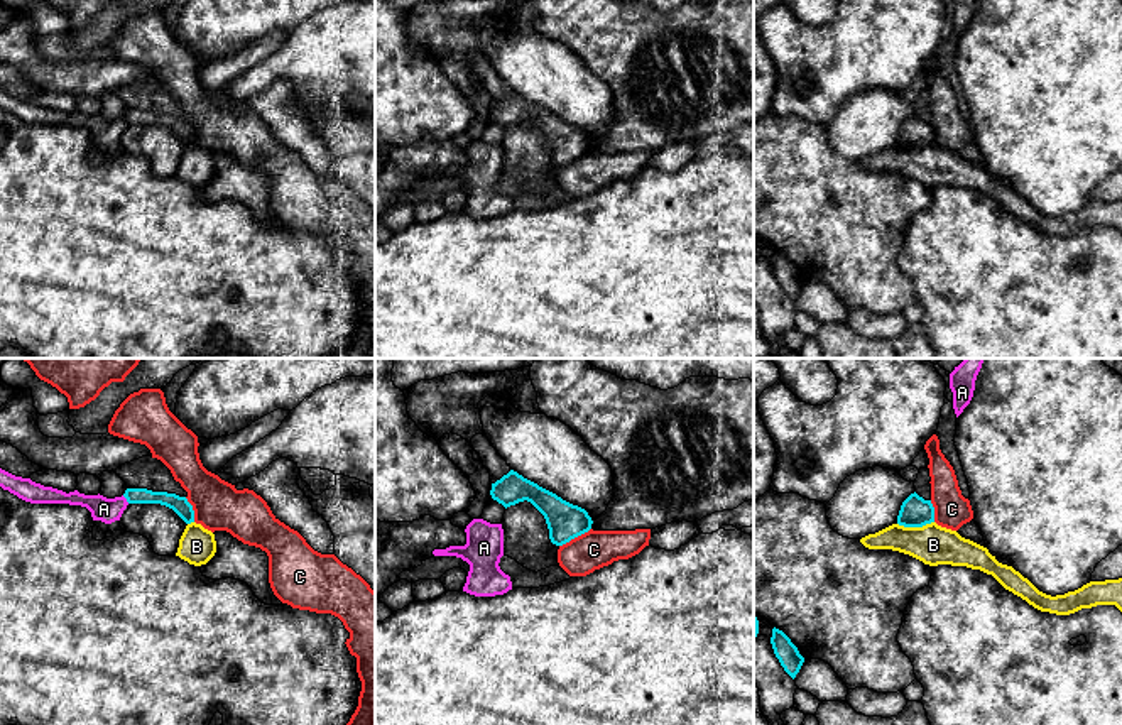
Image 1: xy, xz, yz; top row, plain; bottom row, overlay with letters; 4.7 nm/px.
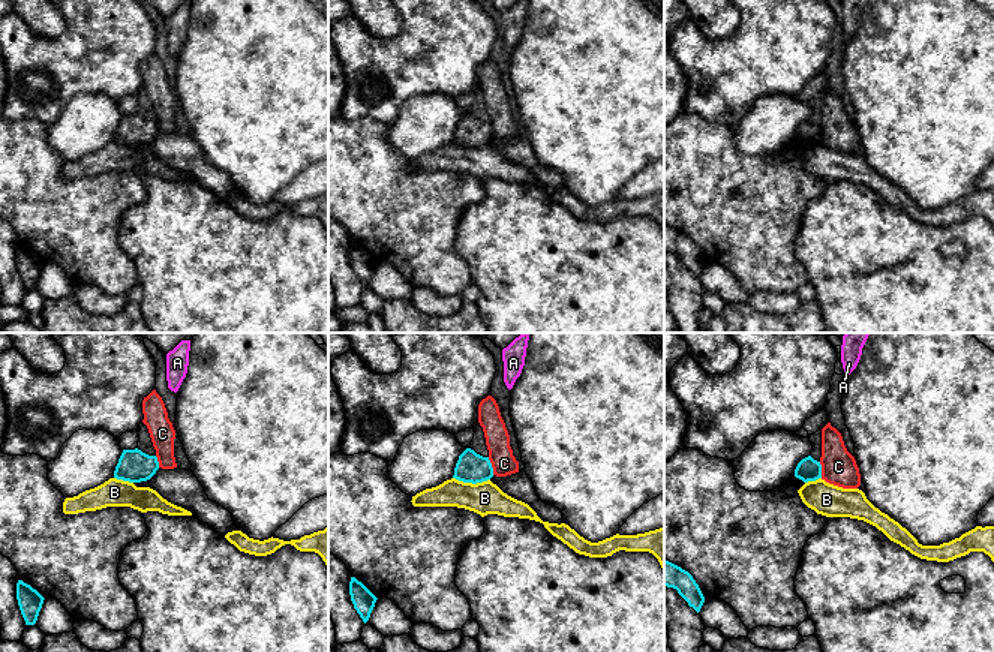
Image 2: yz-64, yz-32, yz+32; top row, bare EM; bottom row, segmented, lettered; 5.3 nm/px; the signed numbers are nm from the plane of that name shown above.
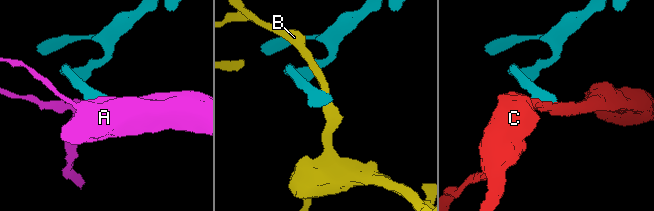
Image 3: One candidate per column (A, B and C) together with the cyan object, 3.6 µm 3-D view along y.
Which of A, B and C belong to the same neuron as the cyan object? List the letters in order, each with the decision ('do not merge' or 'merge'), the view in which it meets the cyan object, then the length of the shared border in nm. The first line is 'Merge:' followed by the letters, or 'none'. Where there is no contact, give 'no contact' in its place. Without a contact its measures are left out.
Merge: none
A: do not merge | xy | 50 nm
B: do not merge | yz | 180 nm
C: do not merge | xz | 180 nm

